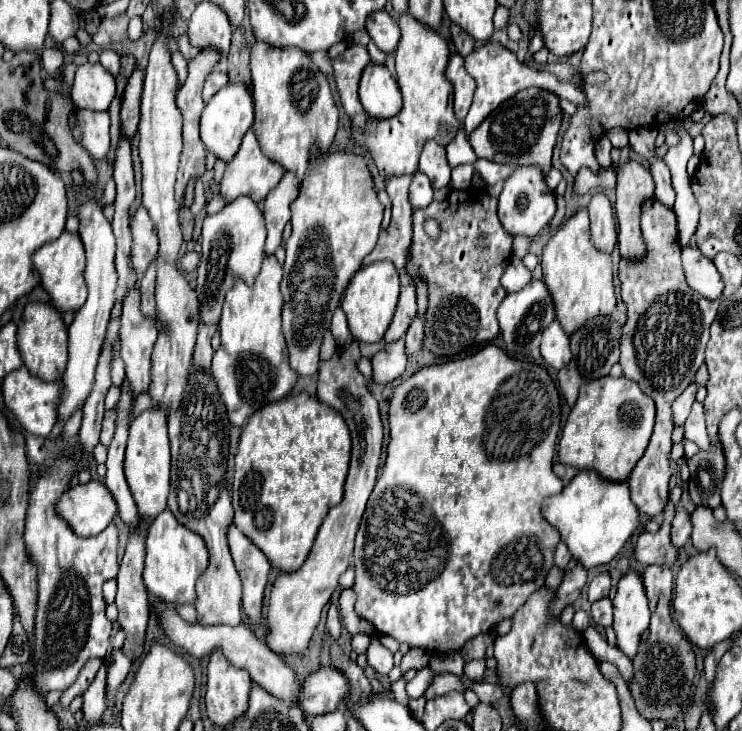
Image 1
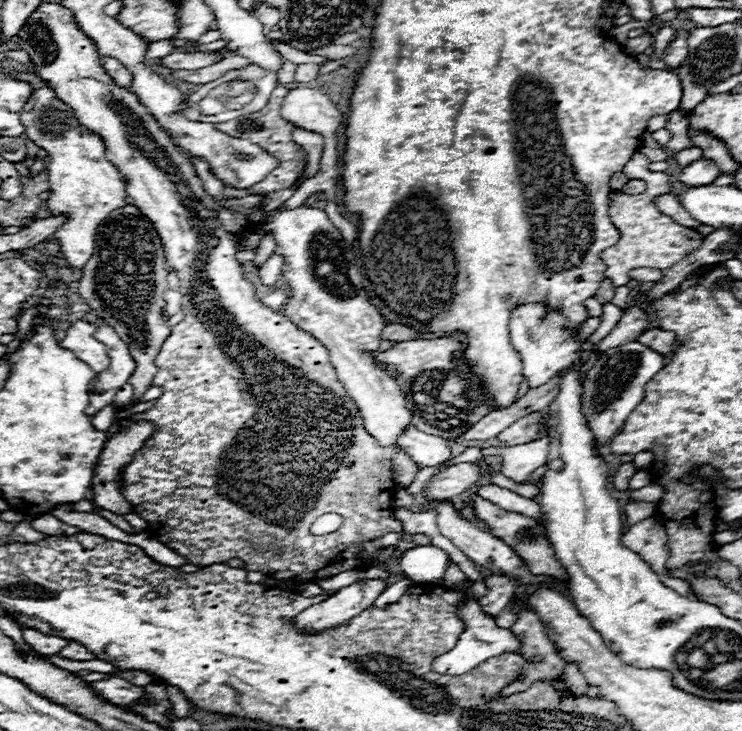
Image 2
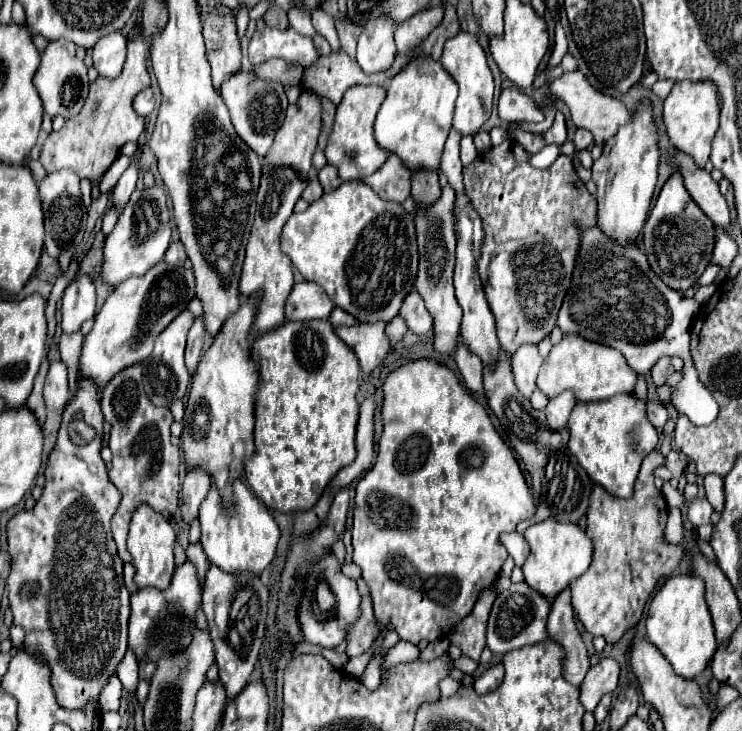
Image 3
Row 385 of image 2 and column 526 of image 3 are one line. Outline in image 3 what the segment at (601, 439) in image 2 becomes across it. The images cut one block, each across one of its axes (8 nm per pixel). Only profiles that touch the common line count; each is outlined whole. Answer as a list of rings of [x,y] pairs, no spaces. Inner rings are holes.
[[[526,582],[512,584],[506,592],[498,594],[488,620],[488,648],[492,654],[506,654],[524,646],[540,644],[548,640],[546,618],[550,614],[550,604],[544,596],[534,592]]]

